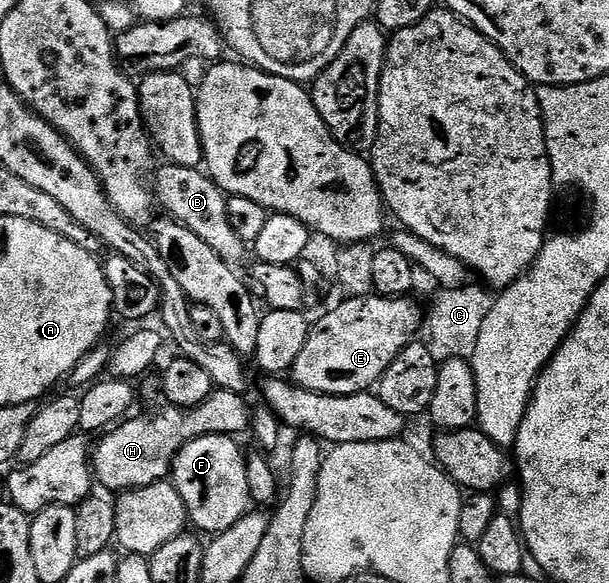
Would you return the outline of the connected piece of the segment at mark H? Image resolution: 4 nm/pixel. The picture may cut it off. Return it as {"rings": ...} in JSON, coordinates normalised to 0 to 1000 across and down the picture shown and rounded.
{"rings":[[[353,669],[328,693],[319,700],[286,700],[271,696],[259,714],[251,714],[243,720],[232,714],[227,720],[220,717],[207,719],[190,731],[177,736],[164,750],[166,755],[149,775],[149,794],[153,799],[153,815],[158,828],[172,837],[181,837],[186,847],[213,844],[217,837],[233,837],[250,830],[266,828],[282,811],[284,794],[294,779],[294,772],[307,758],[314,758],[328,748],[379,748],[394,750],[394,741],[407,743],[411,739],[411,688],[402,688],[404,681],[392,672],[365,672]]]}

